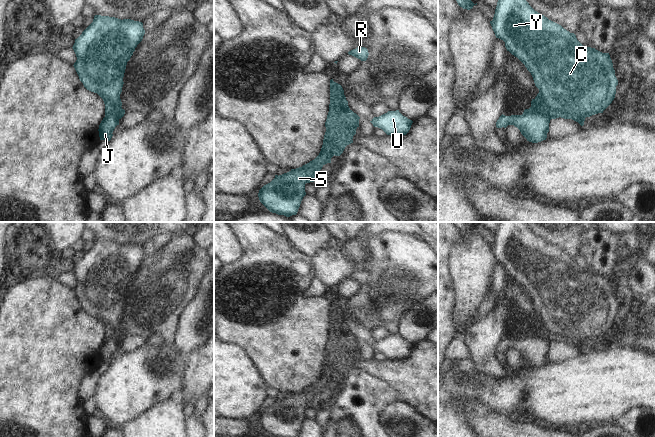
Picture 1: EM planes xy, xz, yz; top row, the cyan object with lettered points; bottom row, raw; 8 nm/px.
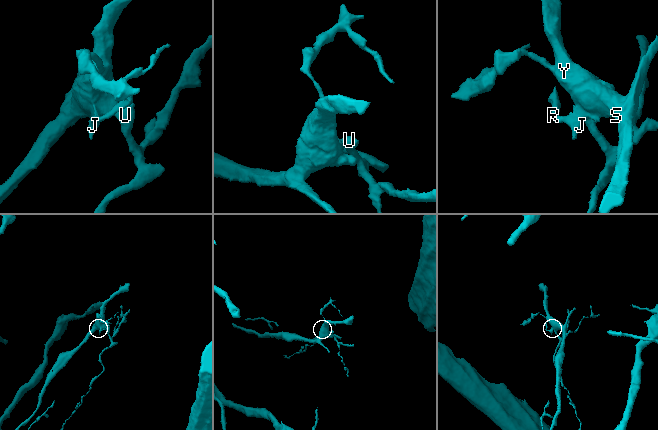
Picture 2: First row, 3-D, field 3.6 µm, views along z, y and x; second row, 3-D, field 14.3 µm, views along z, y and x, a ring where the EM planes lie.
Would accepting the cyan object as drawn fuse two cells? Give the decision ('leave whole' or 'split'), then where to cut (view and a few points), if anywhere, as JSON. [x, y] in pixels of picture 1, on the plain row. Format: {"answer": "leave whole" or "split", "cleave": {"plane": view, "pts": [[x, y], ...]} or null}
{"answer": "split", "cleave": {"plane": "yz", "pts": [[524, 335], [545, 338], [550, 343]]}}

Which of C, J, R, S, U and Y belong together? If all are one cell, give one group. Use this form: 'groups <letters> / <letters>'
groups C S U Y / J R

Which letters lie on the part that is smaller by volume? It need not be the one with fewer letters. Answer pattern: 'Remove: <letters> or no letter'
Remove: J, R

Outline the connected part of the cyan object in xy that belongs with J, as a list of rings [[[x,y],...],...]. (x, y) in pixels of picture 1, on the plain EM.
[[[114,339],[105,340],[98,353],[100,364],[110,365],[117,349],[119,349],[119,344]]]

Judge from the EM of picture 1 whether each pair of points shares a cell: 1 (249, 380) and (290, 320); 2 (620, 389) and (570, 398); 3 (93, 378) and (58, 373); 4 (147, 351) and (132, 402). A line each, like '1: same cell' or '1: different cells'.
1: different cells
2: same cell
3: different cells
4: same cell

